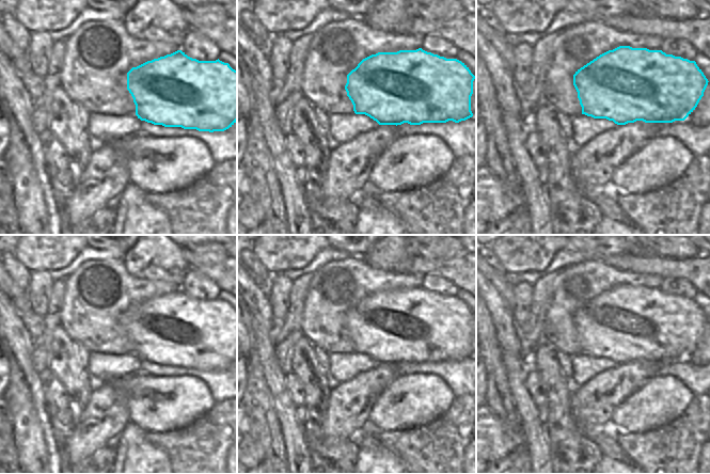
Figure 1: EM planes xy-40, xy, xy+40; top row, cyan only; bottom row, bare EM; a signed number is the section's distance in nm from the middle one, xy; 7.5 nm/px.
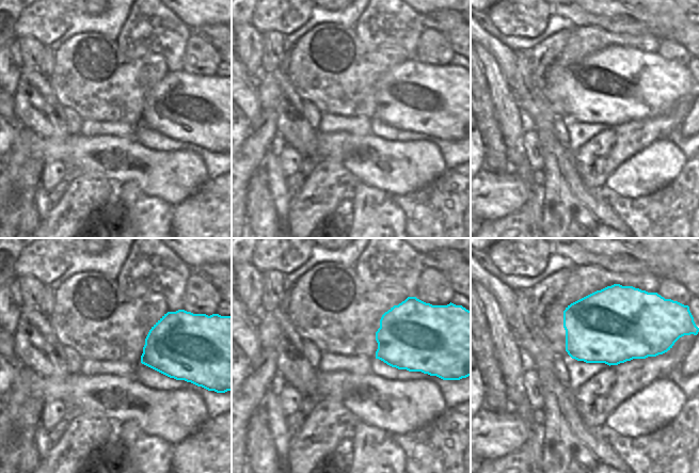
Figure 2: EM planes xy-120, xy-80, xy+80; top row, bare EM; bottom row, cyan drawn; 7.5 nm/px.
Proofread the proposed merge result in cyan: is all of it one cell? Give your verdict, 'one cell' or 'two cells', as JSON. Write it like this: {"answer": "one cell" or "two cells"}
{"answer": "one cell"}

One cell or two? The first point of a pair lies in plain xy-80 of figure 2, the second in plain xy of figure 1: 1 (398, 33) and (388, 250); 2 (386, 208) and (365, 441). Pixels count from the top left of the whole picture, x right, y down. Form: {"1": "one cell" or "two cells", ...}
{"1": "one cell", "2": "one cell"}

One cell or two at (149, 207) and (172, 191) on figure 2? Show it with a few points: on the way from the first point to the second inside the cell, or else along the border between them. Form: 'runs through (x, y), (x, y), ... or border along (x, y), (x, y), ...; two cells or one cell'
border along (139, 187), (148, 195), (156, 195), (174, 205); two cells

